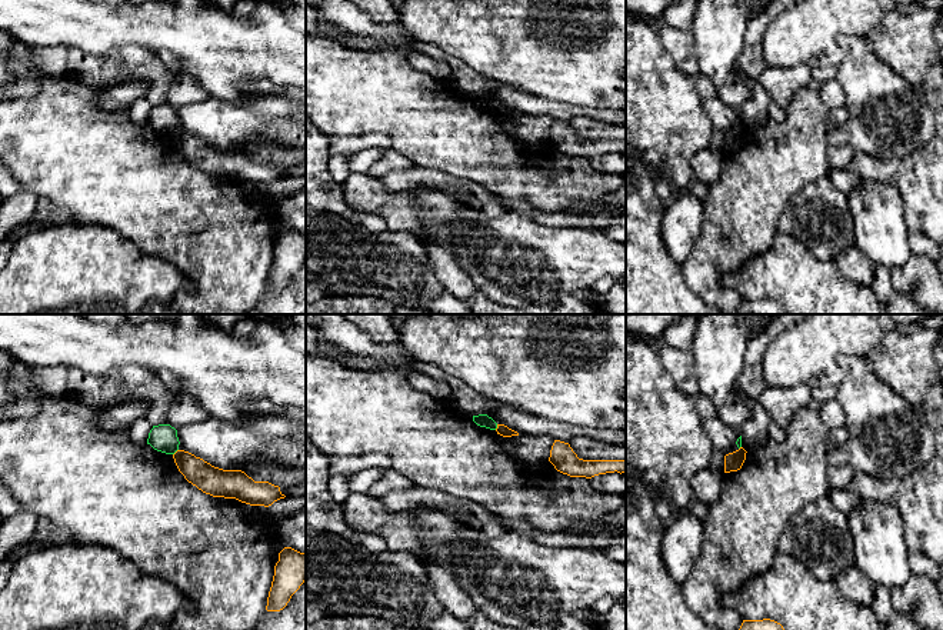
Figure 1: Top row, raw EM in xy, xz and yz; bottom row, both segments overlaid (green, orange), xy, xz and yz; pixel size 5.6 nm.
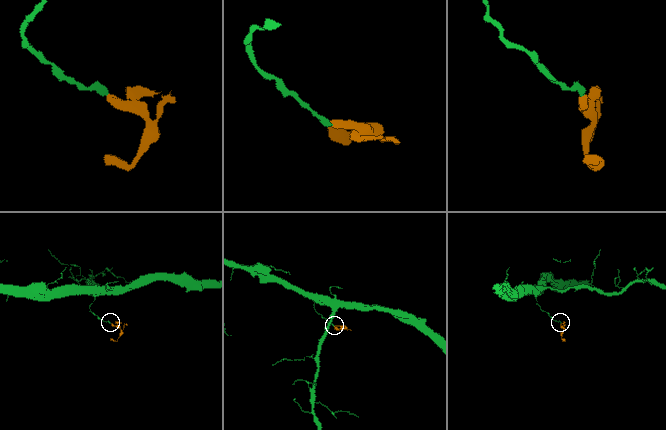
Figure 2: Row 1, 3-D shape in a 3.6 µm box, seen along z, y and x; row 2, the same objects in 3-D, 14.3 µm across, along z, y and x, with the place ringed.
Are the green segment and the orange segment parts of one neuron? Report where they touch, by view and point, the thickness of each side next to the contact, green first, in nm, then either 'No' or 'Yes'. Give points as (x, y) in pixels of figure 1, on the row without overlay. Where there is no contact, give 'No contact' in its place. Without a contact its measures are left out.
Touches green at xy (176, 130). Thickness 160 nm (green) against 160 nm. No

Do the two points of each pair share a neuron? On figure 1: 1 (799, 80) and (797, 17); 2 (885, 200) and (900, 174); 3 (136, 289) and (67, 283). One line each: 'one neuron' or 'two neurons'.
1: two neurons
2: two neurons
3: one neuron

